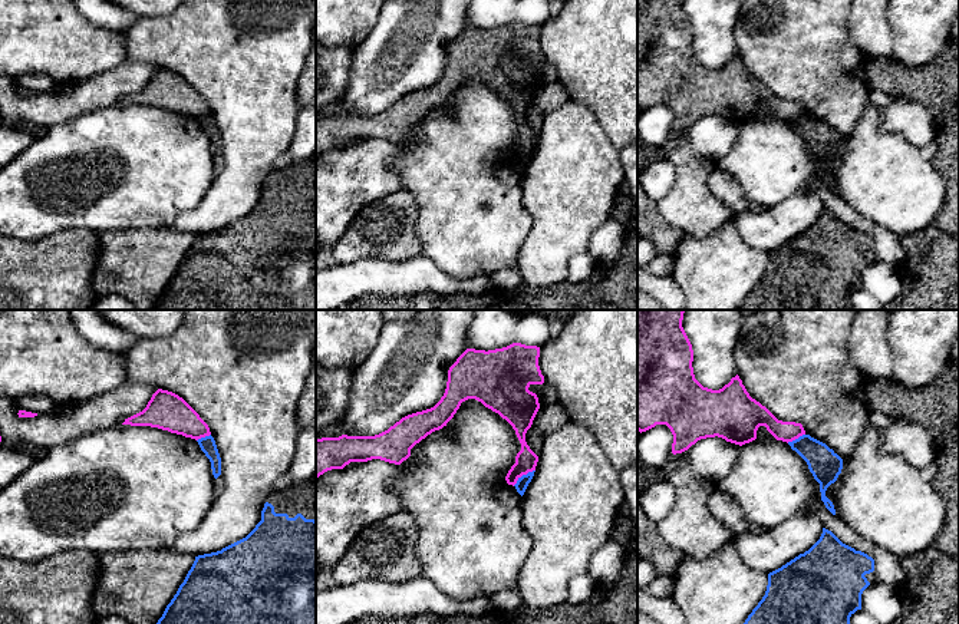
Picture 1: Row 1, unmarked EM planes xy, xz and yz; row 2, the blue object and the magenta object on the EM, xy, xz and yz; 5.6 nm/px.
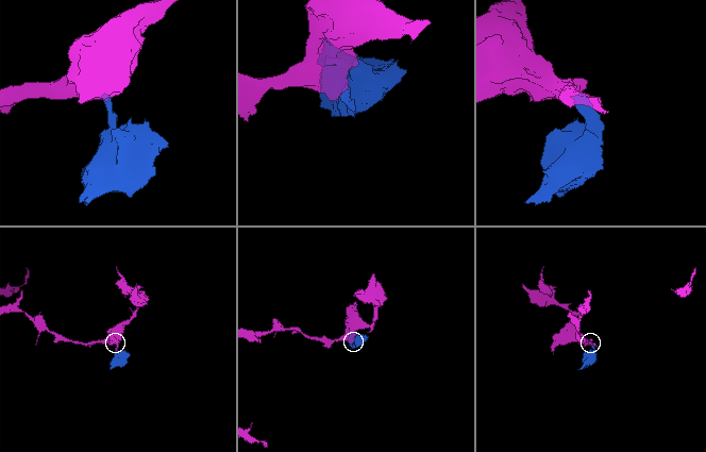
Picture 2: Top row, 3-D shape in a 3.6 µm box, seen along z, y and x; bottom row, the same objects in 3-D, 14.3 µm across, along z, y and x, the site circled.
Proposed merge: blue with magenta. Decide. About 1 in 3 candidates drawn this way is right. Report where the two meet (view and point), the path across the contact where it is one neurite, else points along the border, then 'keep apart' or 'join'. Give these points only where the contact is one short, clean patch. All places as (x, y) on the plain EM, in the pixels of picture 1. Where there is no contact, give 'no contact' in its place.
contact xz (523, 154); border xz (534, 148), (524, 152), (513, 164); keep apart

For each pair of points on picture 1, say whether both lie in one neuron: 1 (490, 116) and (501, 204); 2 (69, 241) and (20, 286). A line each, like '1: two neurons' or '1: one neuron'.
1: one neuron
2: one neuron

